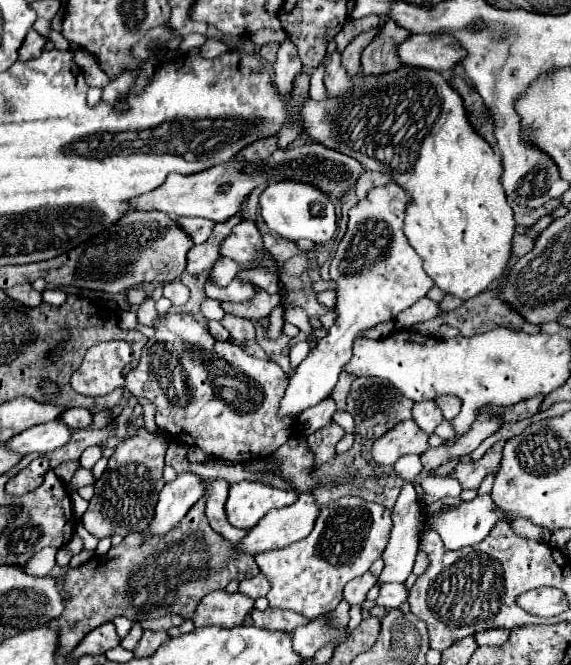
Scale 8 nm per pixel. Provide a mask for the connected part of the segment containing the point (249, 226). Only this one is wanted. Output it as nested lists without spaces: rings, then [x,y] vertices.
[[[241,221],[233,227],[231,235],[221,243],[221,255],[241,265],[251,265],[257,259],[257,249],[263,247],[259,229],[253,221]]]

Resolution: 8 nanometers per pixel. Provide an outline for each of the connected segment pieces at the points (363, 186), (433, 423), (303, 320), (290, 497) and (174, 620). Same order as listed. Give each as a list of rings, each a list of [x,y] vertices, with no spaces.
[[[365,171],[365,177],[357,183],[357,199],[365,199],[367,193],[373,189],[373,187],[379,187],[379,185],[387,185],[391,181],[389,175],[385,173],[375,173],[375,171]]]
[[[425,401],[425,403],[415,403],[413,405],[413,421],[425,431],[425,433],[433,433],[435,427],[443,421],[441,409],[437,407],[435,401]]]
[[[287,301],[283,303],[283,307],[285,307],[285,321],[297,325],[297,327],[307,335],[307,343],[309,343],[309,347],[315,349],[317,337],[313,335],[313,327],[311,327],[311,323],[309,323],[307,313],[305,313],[301,307],[293,307],[293,305],[289,305]]]
[[[239,481],[229,487],[225,503],[227,521],[237,529],[251,529],[271,509],[287,507],[297,501],[297,493],[281,491],[257,481]]]
[[[169,615],[169,617],[161,617],[158,619],[145,619],[145,621],[141,621],[139,625],[141,625],[143,630],[167,631],[167,629],[179,627],[181,623],[183,623],[183,619]]]

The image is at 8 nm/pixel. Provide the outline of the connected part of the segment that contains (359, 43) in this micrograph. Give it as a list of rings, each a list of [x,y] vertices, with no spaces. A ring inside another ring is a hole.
[[[377,29],[363,31],[343,49],[343,65],[349,73],[357,73],[361,69],[361,63],[359,63],[361,51],[365,49],[365,45],[369,45],[369,41],[375,37],[375,33],[377,33]]]

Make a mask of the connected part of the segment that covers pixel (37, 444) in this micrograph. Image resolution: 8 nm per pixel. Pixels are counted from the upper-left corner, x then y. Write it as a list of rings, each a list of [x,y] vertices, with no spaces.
[[[47,421],[47,423],[35,425],[17,433],[5,443],[5,447],[21,455],[47,453],[65,445],[69,437],[71,437],[71,429],[67,425],[61,425],[61,421]]]

